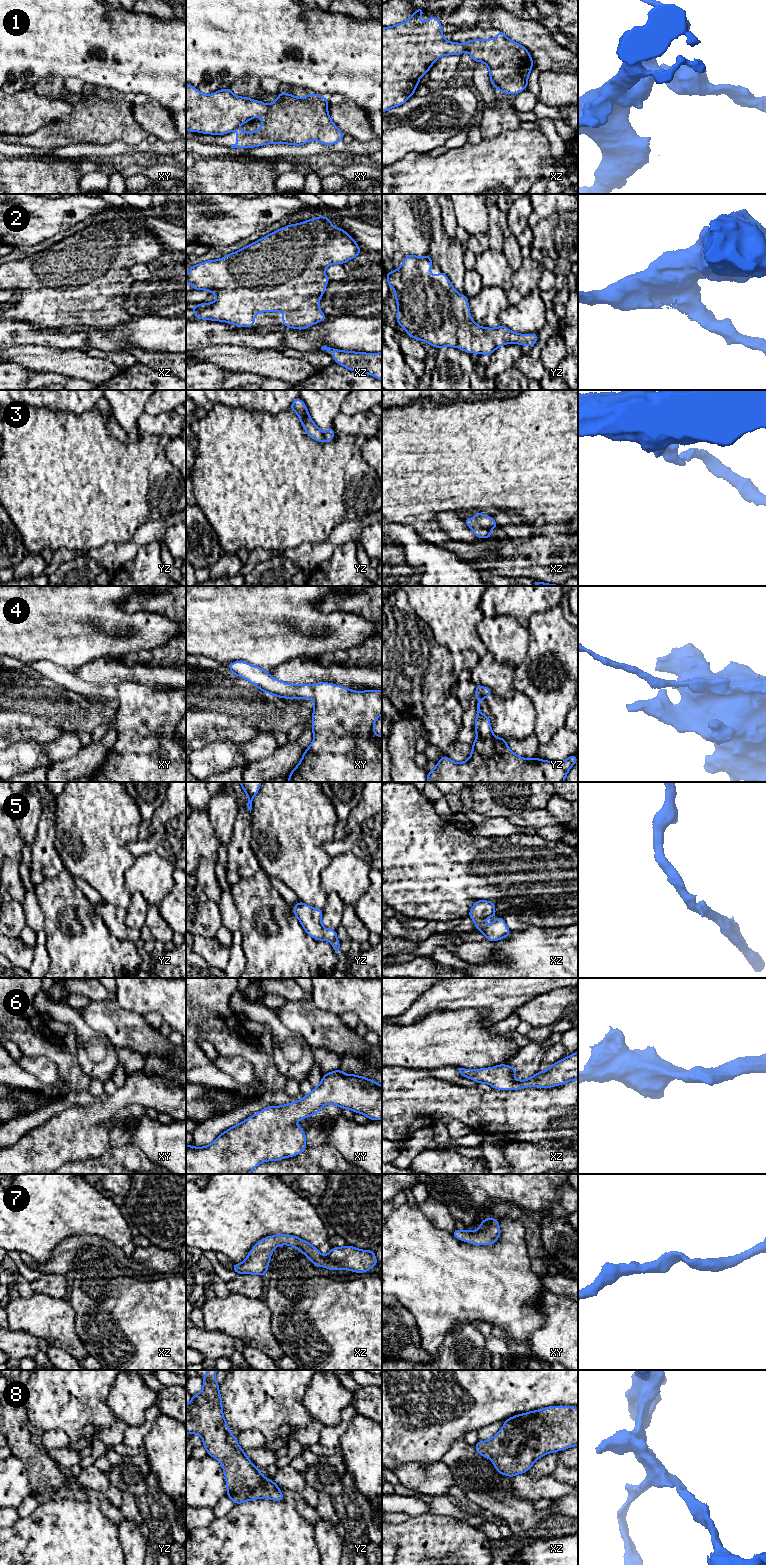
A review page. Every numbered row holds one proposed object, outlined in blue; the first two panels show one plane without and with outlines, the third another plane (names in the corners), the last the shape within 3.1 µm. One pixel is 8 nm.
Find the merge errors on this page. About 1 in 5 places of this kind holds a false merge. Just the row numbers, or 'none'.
1, 4

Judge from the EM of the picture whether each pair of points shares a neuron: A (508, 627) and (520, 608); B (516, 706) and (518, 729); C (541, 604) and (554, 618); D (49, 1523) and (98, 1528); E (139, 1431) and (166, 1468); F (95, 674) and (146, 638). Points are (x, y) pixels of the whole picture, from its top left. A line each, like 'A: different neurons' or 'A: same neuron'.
A: different neurons
B: same neuron
C: different neurons
D: same neuron
E: different neurons
F: different neurons

